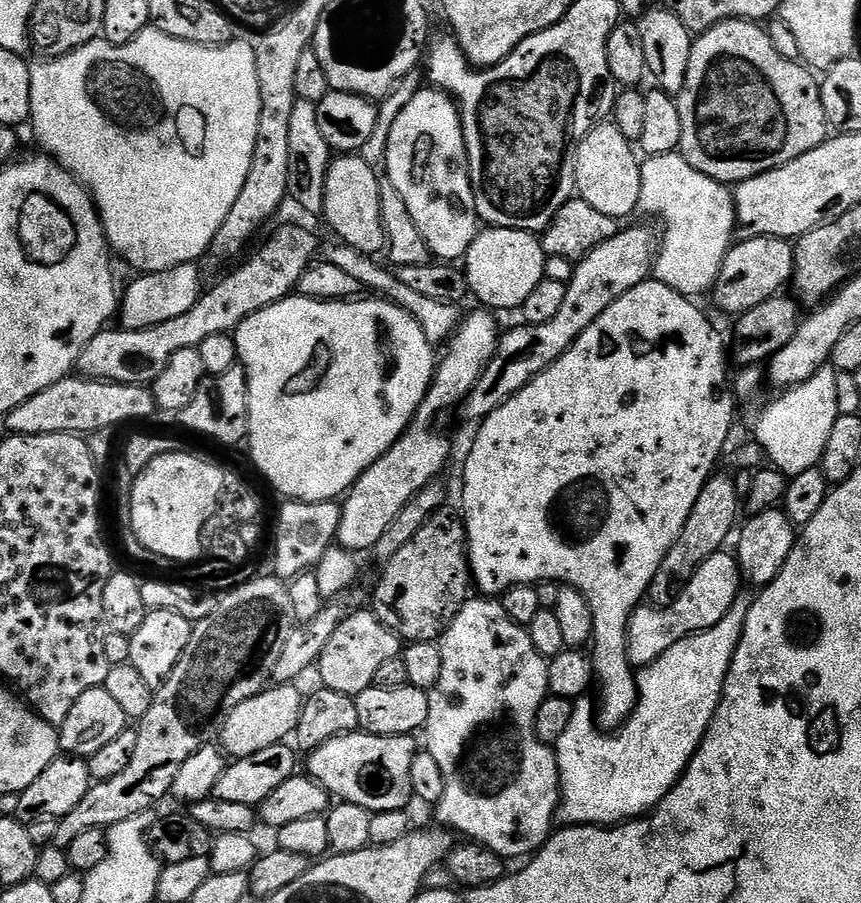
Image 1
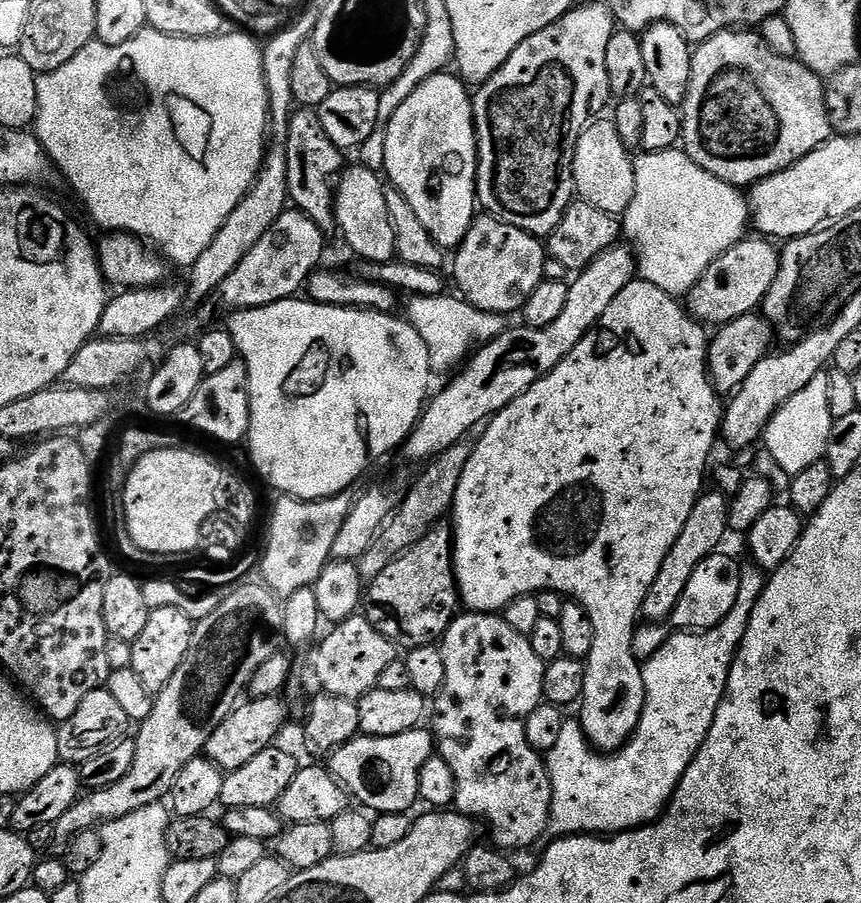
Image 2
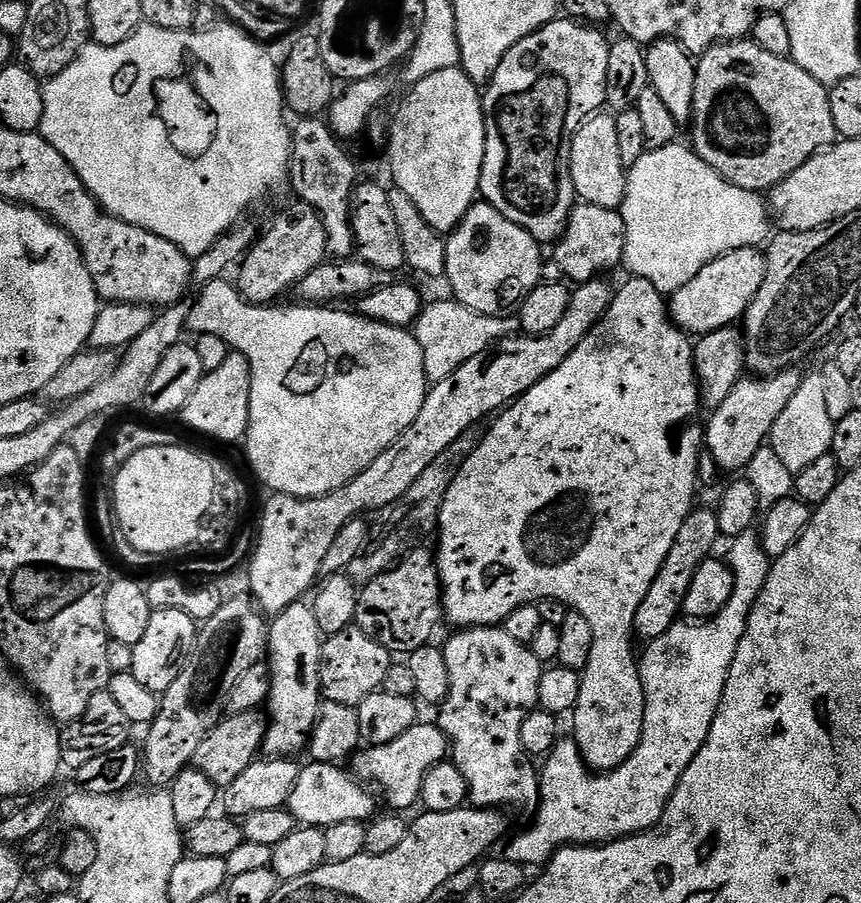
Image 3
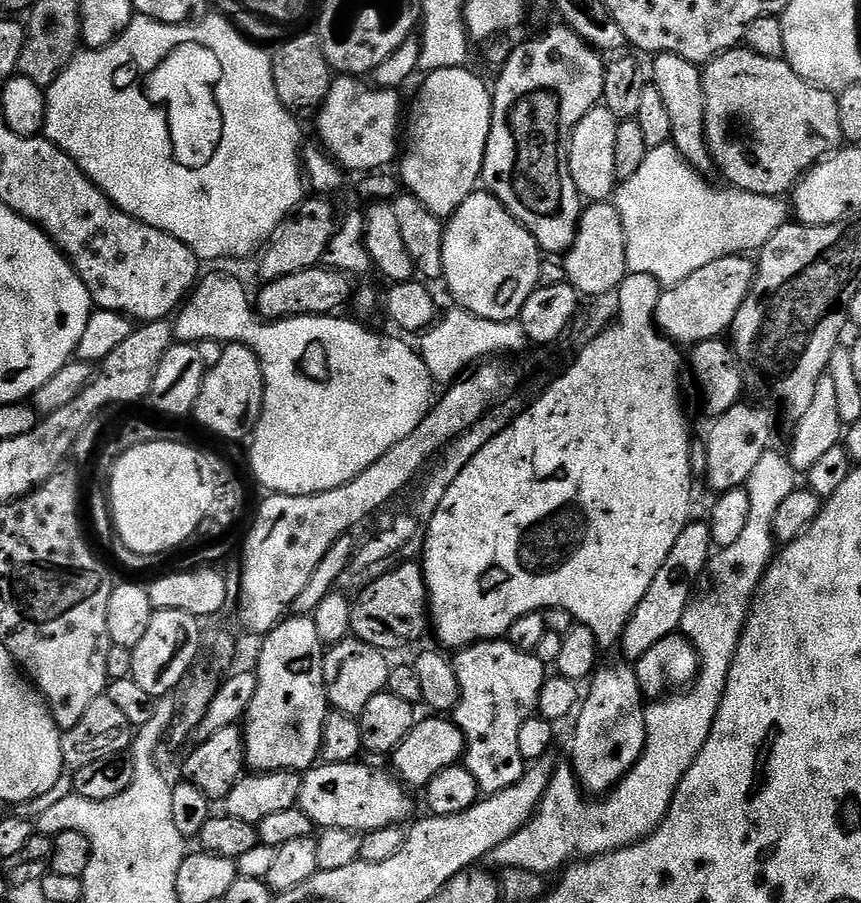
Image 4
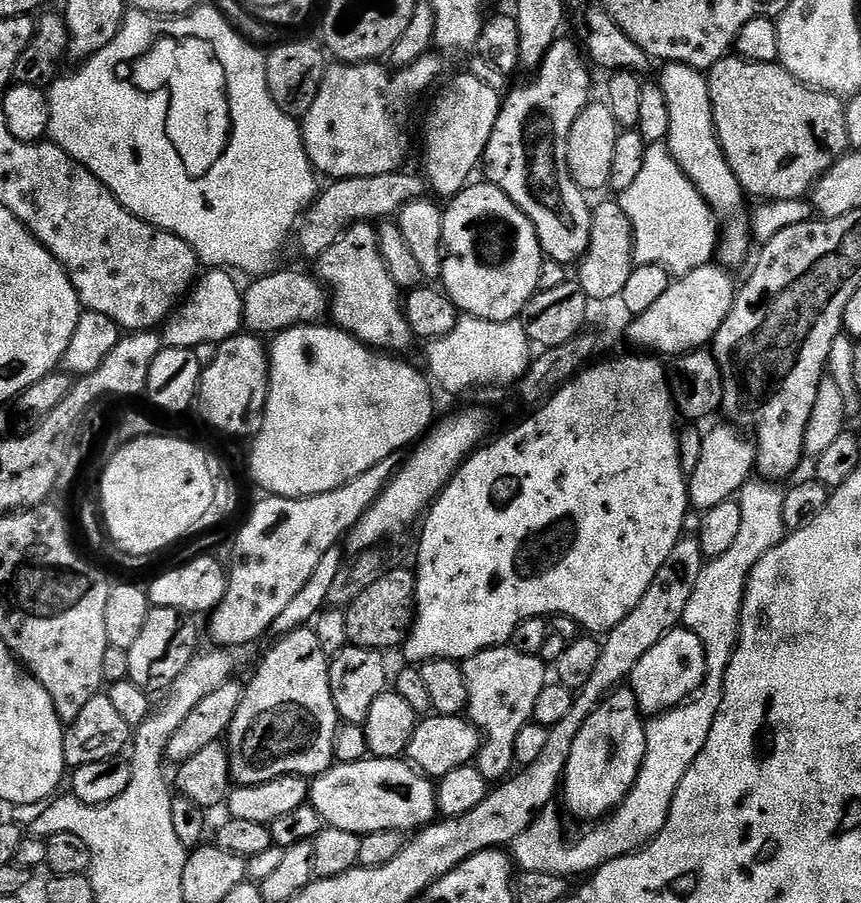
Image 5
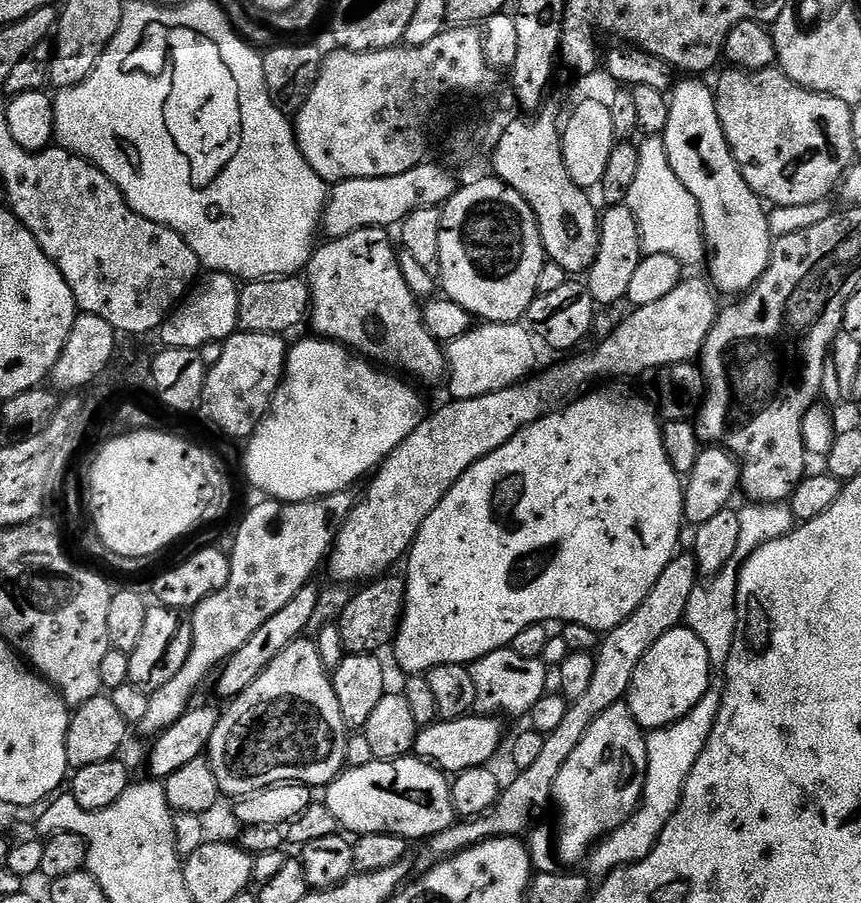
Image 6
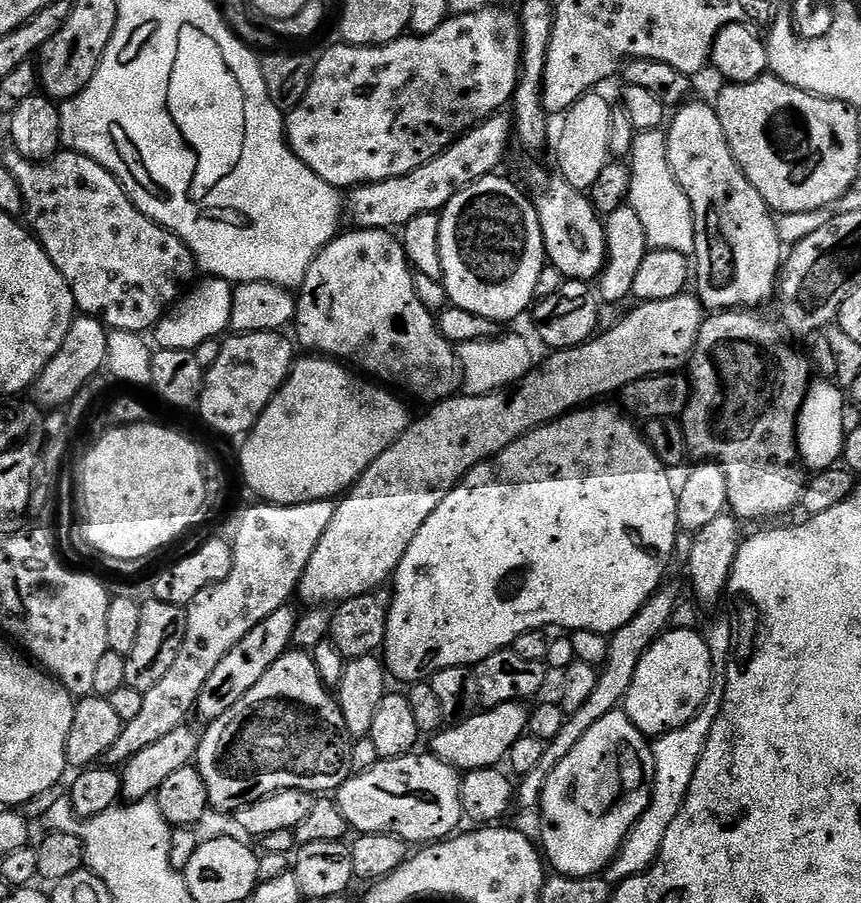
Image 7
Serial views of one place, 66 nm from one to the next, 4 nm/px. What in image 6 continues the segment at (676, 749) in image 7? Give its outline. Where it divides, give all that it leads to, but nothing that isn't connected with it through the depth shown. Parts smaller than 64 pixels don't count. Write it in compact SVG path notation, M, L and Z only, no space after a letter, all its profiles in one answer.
M748 502L745 505L745 508L741 507L738 511L738 523L742 526L738 533L738 550L734 558L718 574L696 583L694 594L690 594L690 602L686 602L684 611L683 623L696 632L709 651L709 662L713 670L709 688L701 701L680 721L674 721L664 728L647 733L648 773L644 797L640 799L636 813L630 819L622 822L622 826L615 828L604 839L597 840L593 844L591 852L586 857L586 865L588 864L586 872L589 877L603 878L614 870L642 862L648 857L650 850L654 850L662 830L666 830L666 822L674 818L684 793L686 778L690 778L690 770L694 770L694 762L698 762L698 754L702 754L710 738L710 730L714 730L714 722L718 718L718 710L724 697L723 670L728 665L730 650L736 637L736 587L740 565L750 558L750 554L754 554L754 550L758 550L766 542L782 538L798 524L792 513L791 503Z

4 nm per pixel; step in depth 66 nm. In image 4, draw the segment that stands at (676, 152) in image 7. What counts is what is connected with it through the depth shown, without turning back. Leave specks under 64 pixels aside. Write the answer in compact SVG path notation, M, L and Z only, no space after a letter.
M661 52L653 60L656 61L652 64L652 72L650 68L650 80L666 101L666 110L670 114L671 143L676 145L682 158L691 168L695 168L701 174L711 173L714 165L706 138L704 78L701 69L673 52Z

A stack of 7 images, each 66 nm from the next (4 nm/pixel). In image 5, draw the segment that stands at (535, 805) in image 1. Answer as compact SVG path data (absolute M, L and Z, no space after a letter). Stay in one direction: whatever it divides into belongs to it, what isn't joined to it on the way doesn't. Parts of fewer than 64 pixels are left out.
M501 646L474 654L463 661L462 667L468 695L466 716L482 737L475 767L490 782L503 781L516 764L514 742L518 739L518 730L532 720L534 701L544 689L546 665L539 656L522 654L510 646Z

